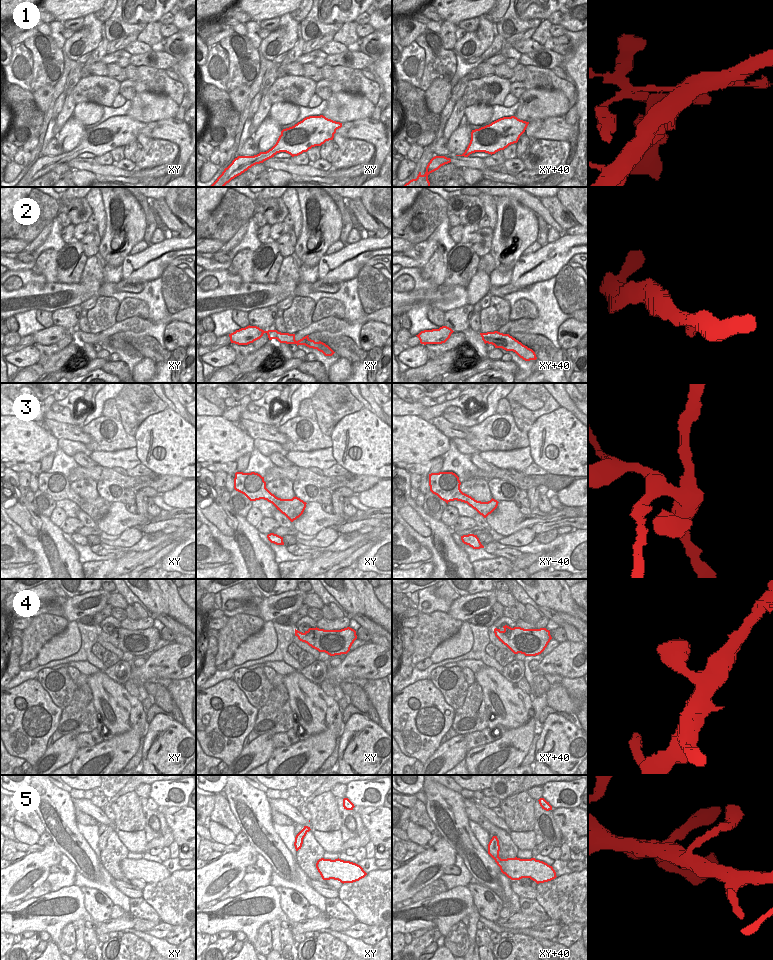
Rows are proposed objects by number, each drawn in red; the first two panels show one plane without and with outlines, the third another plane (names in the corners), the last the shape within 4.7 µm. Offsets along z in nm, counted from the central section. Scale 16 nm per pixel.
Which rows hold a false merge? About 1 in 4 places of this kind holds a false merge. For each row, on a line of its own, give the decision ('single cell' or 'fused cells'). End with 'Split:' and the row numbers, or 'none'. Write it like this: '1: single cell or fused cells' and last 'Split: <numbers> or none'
1: fused cells
2: single cell
3: fused cells
4: single cell
5: single cell
Split: 1, 3

